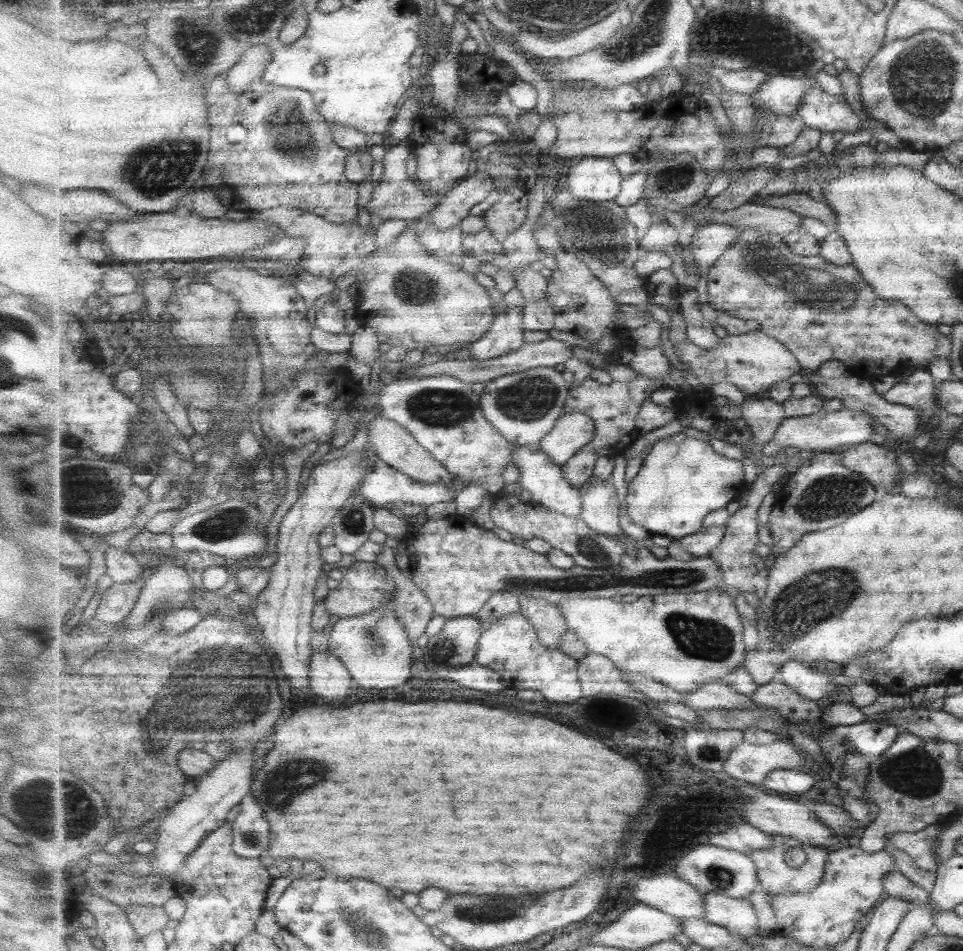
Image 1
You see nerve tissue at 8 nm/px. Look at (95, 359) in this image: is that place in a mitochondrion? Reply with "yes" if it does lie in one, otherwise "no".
no

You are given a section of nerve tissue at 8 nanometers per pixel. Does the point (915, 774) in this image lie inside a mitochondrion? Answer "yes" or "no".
yes

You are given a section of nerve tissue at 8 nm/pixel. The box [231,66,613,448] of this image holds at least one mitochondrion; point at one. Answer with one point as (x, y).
(289, 128)

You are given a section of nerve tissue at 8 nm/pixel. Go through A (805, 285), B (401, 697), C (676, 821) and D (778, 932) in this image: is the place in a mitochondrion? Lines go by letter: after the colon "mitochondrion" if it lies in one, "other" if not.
A: mitochondrion
B: other
C: other
D: other

